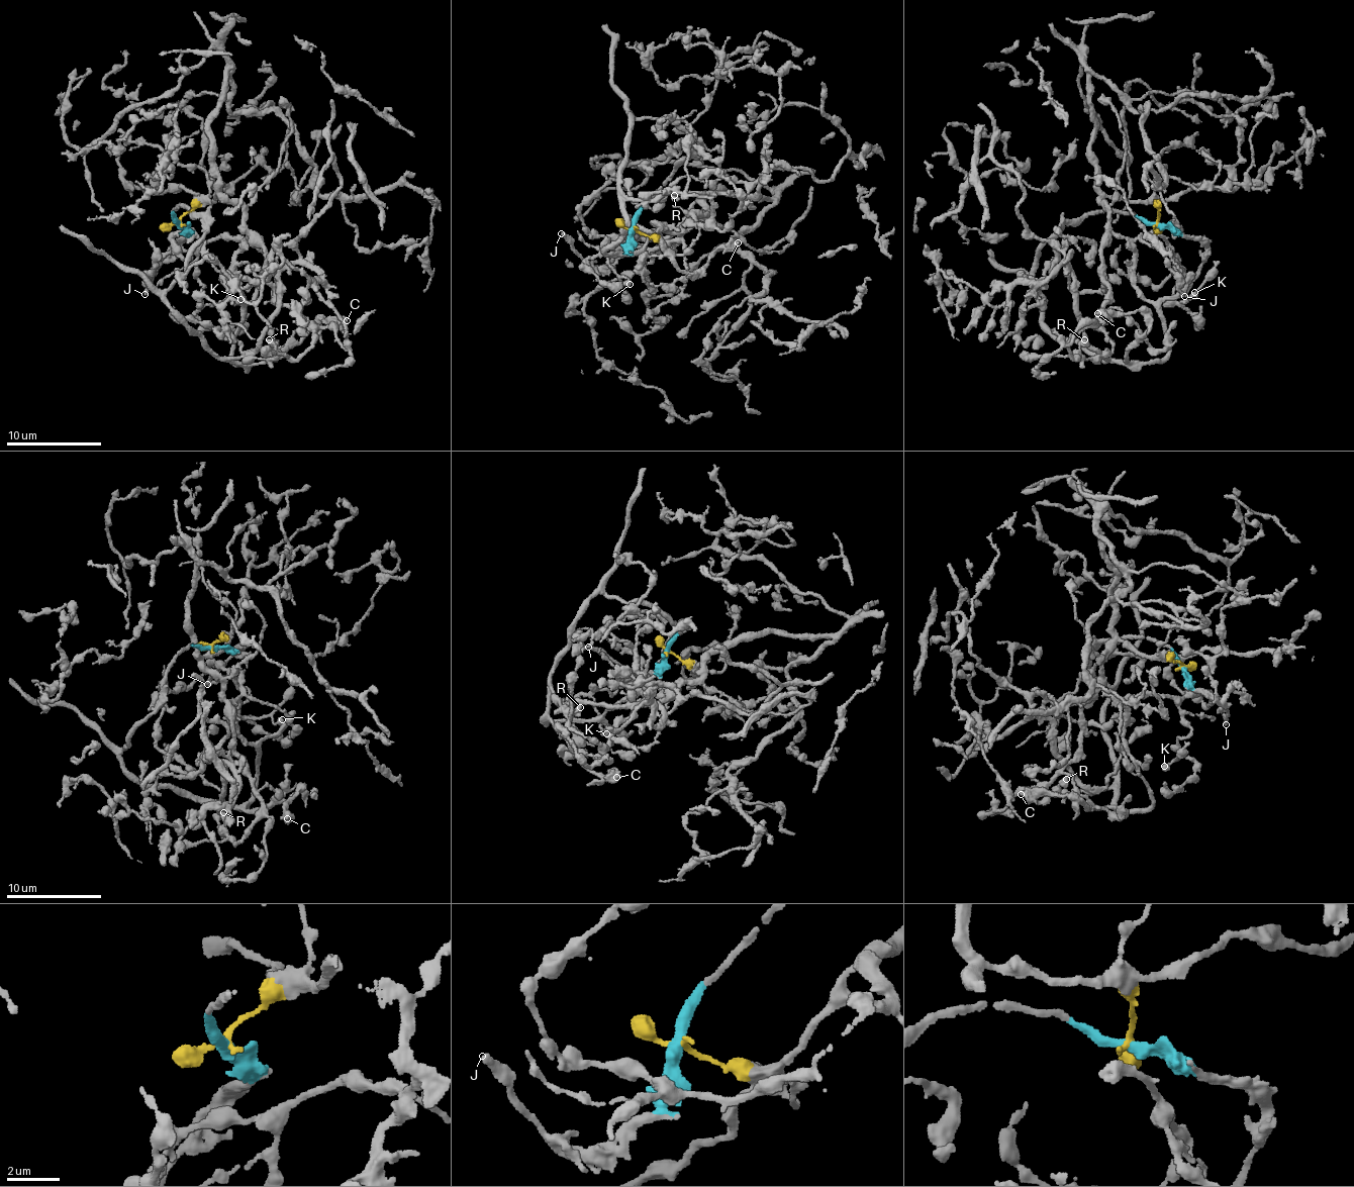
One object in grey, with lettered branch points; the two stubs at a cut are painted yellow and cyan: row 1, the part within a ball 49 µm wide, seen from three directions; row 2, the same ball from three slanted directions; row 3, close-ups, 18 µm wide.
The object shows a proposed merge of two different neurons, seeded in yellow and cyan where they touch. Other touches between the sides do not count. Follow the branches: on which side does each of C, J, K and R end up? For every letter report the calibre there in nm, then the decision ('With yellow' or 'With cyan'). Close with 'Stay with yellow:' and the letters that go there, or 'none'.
C: Thickness 550 nm. With cyan
J: Thickness 240 nm. With cyan
K: Thickness 400 nm. With yellow
R: Thickness 550 nm. With yellow
Stay with yellow: K, R

